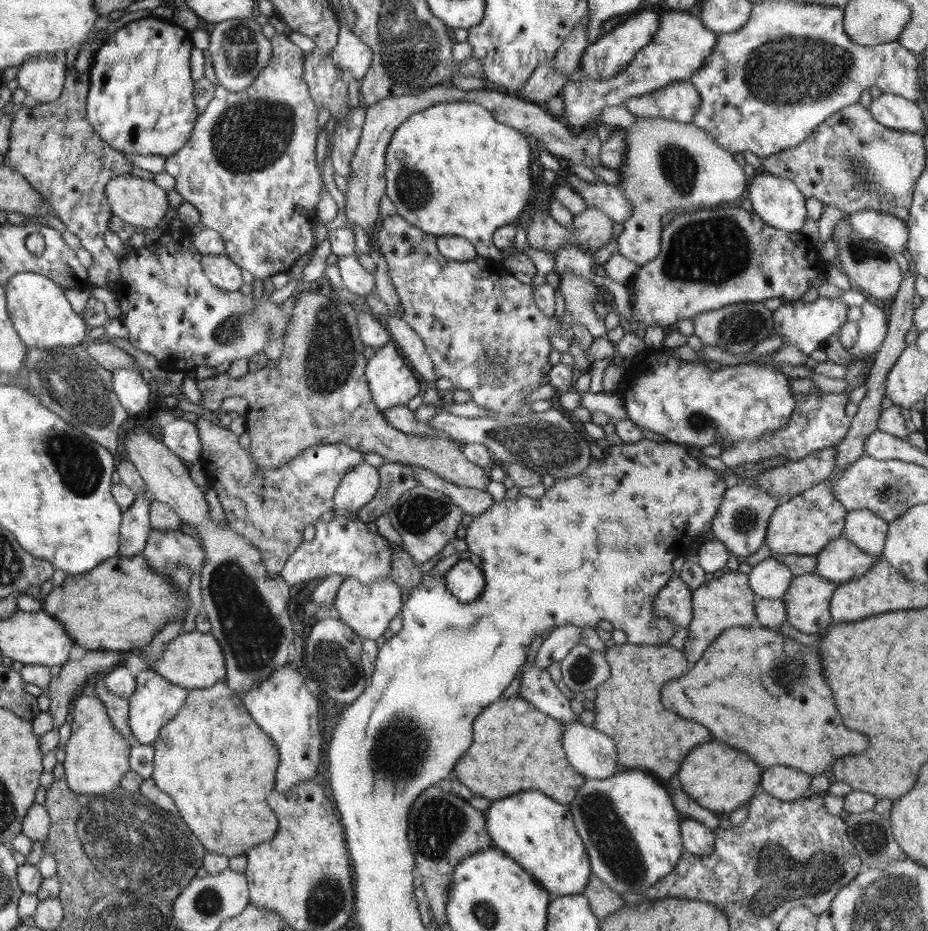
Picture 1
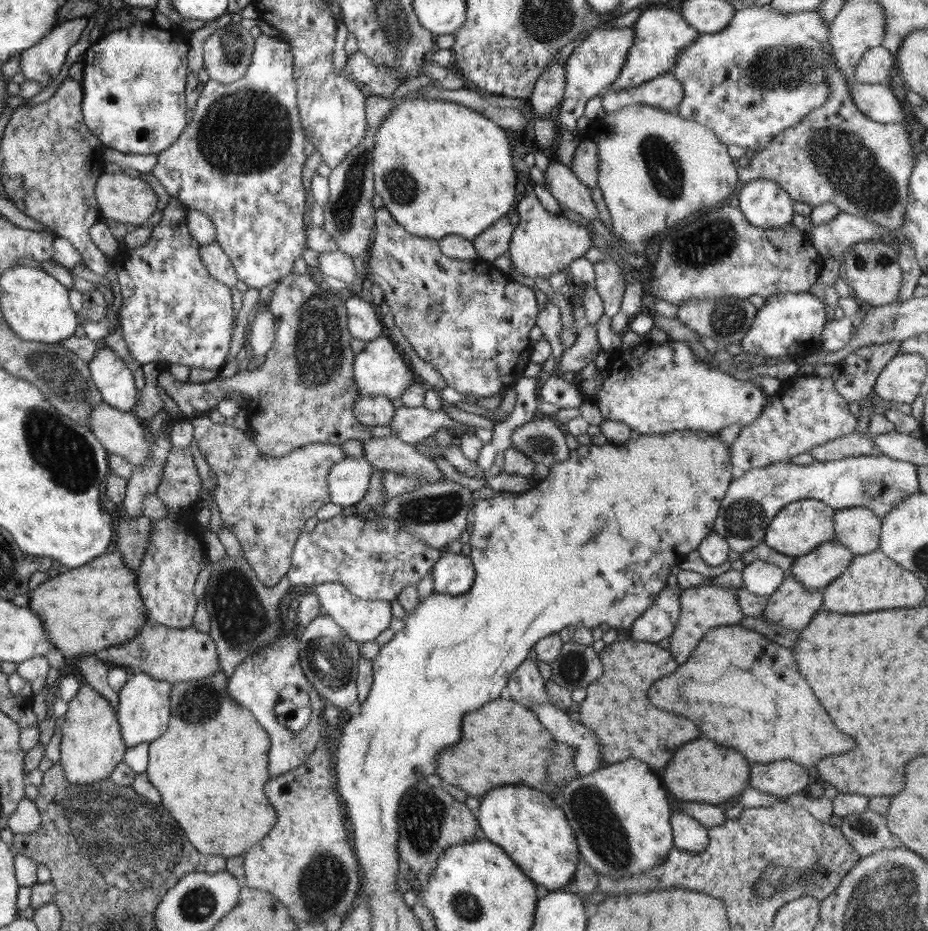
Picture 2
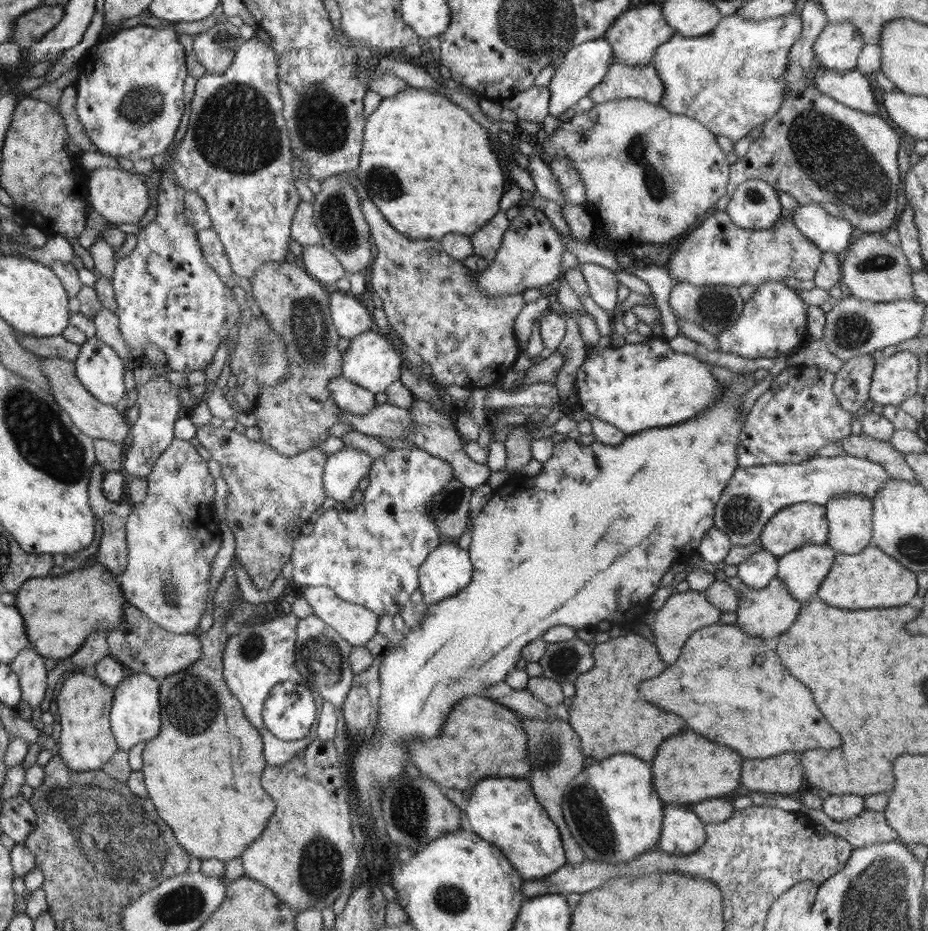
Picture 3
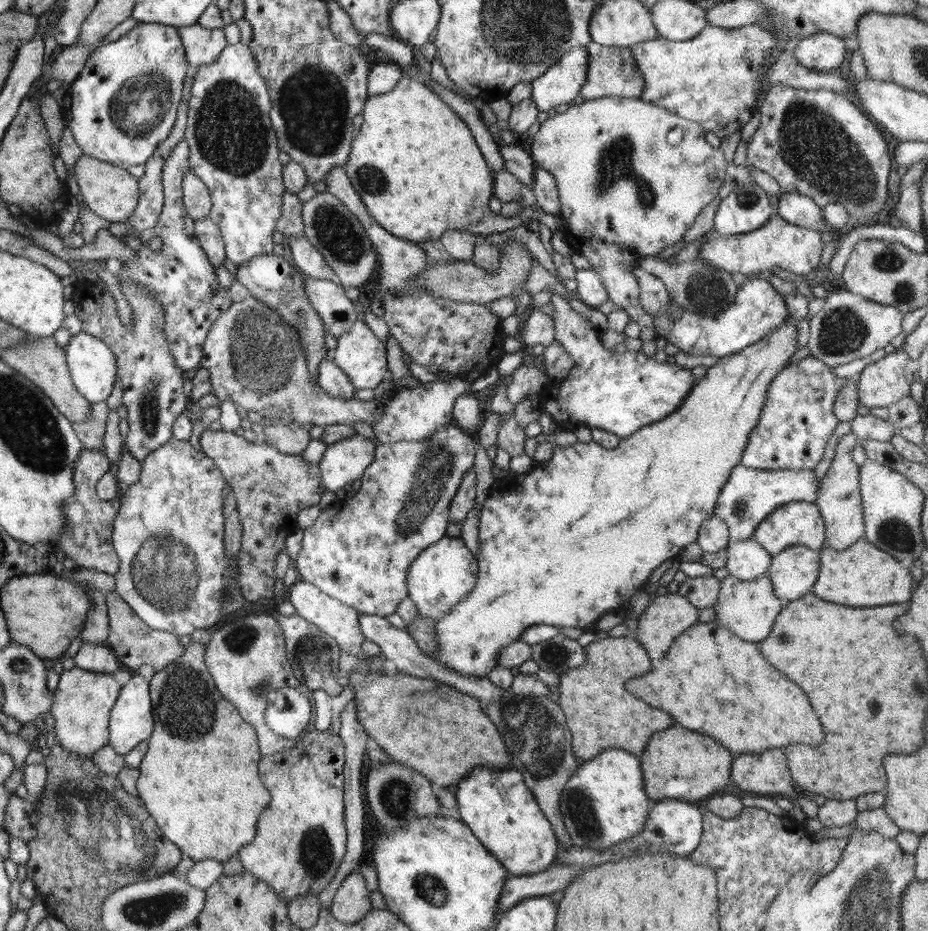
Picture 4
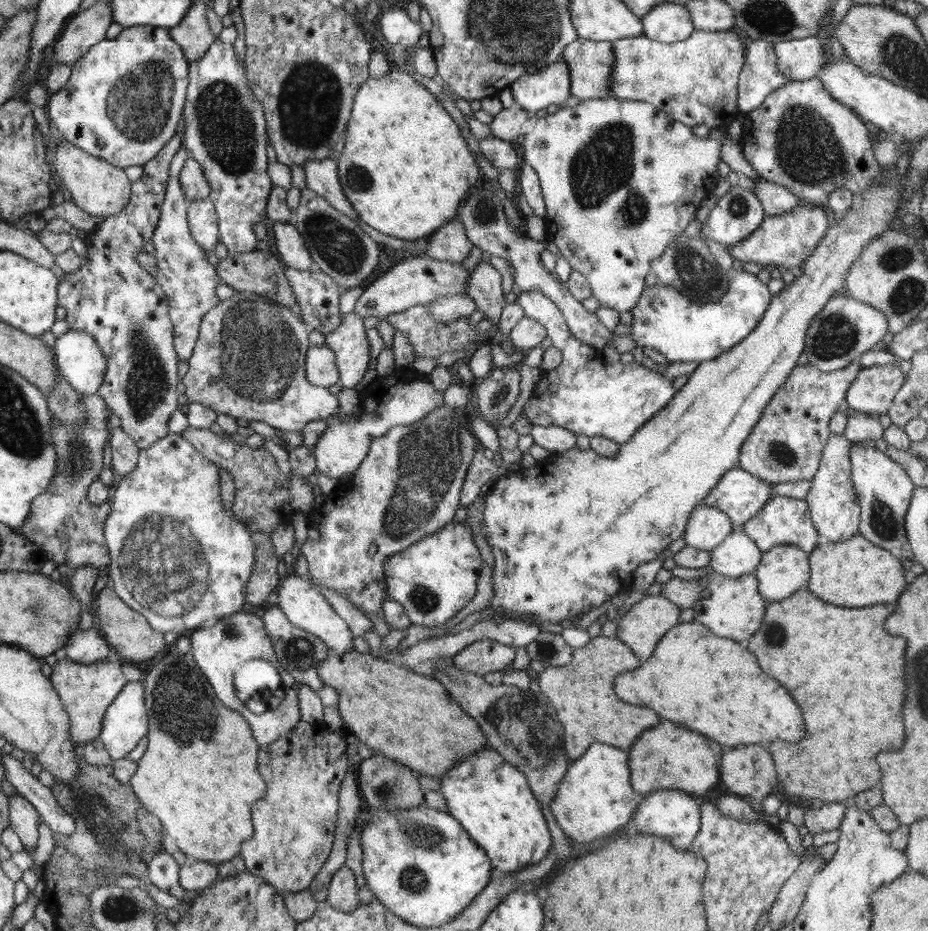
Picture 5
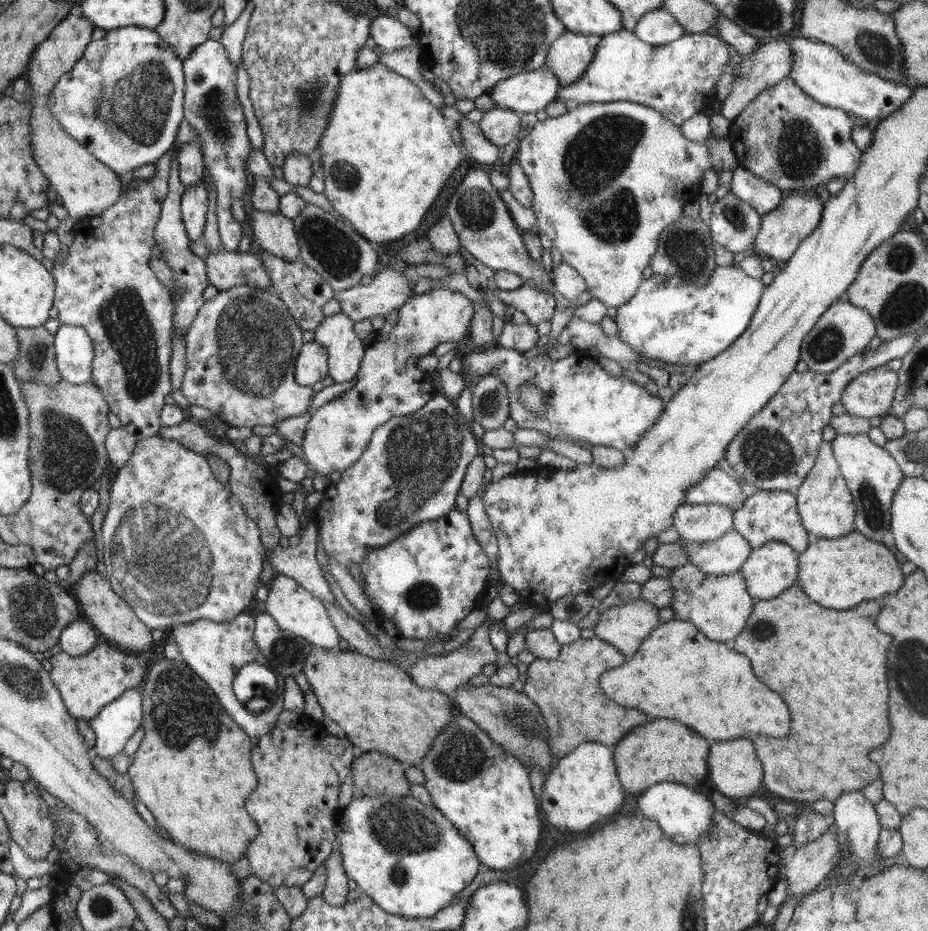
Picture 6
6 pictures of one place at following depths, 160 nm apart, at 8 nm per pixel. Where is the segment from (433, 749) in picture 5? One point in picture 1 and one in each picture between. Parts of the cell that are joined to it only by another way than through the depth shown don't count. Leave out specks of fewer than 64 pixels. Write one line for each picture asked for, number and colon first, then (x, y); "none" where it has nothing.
1: (516, 747)
2: (502, 743)
3: (480, 735)
4: (426, 725)

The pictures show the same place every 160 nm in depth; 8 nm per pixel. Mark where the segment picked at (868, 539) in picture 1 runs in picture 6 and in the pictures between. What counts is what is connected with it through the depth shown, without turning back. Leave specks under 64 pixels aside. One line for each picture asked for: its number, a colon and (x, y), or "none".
2: (858, 528)
3: (849, 517)
4: (839, 501)
5: (834, 507)
6: (826, 506)

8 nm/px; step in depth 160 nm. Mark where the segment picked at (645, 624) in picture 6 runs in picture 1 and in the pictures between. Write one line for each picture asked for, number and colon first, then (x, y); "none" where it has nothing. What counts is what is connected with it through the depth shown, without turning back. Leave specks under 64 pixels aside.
1: (728, 601)
2: (702, 607)
3: (683, 613)
4: (669, 615)
5: (640, 629)

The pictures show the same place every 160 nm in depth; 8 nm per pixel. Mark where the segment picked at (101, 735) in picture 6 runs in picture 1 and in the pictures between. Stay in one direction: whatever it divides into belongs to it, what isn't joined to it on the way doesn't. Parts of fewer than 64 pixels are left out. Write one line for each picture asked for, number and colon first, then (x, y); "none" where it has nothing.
1: (155, 702)
2: (143, 714)
3: (135, 715)
4: (131, 721)
5: (125, 723)

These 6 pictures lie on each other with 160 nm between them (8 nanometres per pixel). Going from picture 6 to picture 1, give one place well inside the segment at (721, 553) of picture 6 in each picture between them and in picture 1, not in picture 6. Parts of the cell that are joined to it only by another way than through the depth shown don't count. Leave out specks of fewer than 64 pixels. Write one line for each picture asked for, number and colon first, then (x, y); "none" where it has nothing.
1: (770, 579)
2: (762, 578)
3: (757, 571)
4: (746, 559)
5: (737, 555)

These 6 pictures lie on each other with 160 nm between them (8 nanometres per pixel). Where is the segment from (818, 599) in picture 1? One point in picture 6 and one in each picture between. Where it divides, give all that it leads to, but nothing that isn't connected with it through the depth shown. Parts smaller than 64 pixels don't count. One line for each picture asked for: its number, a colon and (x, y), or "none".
2: (792, 605)
3: (767, 613)
4: (749, 609)
5: (732, 608)
6: (719, 605)

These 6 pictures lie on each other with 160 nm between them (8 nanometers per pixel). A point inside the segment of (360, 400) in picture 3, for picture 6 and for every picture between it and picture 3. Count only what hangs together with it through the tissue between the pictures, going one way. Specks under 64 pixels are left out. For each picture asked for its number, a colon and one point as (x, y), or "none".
4: (330, 376)
5: (320, 367)
6: (311, 366)

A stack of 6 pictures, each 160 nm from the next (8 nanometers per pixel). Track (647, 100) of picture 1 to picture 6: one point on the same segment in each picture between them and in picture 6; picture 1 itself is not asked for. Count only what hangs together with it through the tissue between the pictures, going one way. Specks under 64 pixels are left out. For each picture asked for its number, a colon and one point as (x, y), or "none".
2: (665, 92)
3: (621, 81)
4: (612, 72)
5: (590, 62)
6: (568, 57)

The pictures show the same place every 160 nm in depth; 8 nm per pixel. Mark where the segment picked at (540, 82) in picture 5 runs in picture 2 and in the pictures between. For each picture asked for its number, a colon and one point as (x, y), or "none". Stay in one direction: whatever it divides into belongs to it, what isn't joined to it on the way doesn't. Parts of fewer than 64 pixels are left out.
2: (594, 65)
3: (584, 66)
4: (560, 84)

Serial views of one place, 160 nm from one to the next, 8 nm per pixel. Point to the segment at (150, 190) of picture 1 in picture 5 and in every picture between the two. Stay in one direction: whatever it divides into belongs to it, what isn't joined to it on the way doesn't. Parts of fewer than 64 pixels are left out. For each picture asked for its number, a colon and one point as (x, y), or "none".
2: (122, 198)
3: (119, 196)
4: (111, 192)
5: (99, 188)

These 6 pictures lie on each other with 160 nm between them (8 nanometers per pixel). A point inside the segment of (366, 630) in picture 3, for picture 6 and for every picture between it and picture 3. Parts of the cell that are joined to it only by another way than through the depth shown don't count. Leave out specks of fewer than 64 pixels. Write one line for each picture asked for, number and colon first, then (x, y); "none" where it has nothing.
4: (340, 621)
5: (305, 607)
6: (295, 610)

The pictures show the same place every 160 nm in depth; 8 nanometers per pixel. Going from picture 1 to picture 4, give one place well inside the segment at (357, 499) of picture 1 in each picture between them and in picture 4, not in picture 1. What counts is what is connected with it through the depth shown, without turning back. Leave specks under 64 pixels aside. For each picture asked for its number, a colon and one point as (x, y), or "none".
2: (348, 481)
3: (343, 470)
4: (346, 460)

